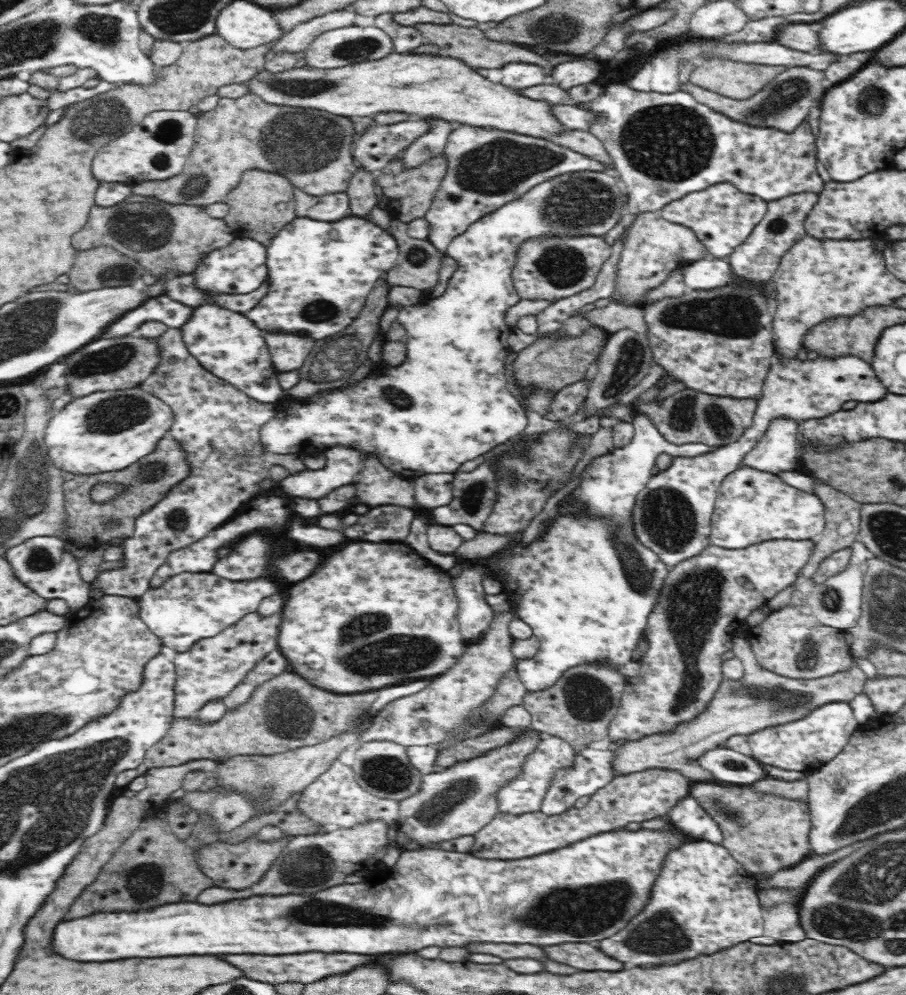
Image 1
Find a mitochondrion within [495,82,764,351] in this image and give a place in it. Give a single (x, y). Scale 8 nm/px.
(669, 142)

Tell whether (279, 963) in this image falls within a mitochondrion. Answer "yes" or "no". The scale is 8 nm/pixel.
no

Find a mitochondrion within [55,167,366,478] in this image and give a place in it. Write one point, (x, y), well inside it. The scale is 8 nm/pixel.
(139, 226)

